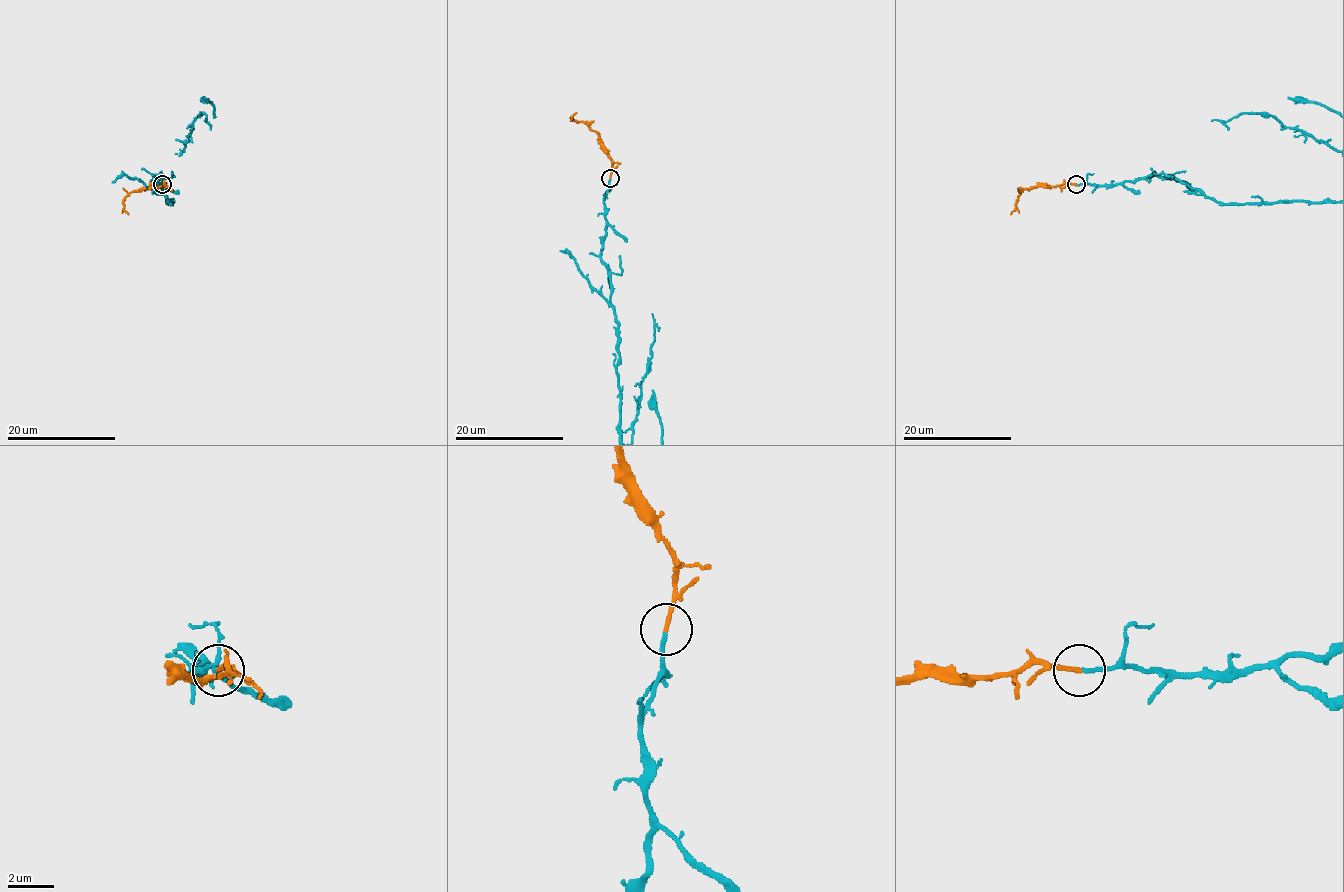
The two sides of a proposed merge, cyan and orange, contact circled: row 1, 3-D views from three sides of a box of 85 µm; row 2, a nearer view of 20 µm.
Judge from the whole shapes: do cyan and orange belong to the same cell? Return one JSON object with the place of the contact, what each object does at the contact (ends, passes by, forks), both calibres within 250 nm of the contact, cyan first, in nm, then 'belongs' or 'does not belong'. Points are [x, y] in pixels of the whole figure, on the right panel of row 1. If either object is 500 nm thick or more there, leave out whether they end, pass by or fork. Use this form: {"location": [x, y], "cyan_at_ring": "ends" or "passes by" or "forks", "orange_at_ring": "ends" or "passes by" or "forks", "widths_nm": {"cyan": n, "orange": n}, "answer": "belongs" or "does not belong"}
{"location": [1076, 184], "cyan_at_ring": "ends", "orange_at_ring": "ends", "widths_nm": {"cyan": 170, "orange": 190}, "answer": "belongs"}

